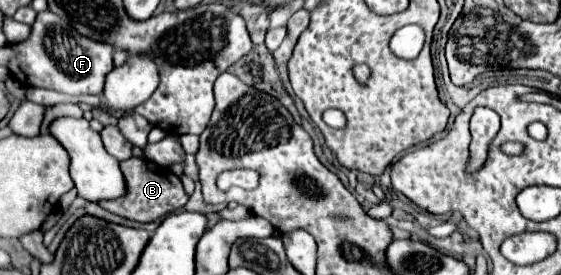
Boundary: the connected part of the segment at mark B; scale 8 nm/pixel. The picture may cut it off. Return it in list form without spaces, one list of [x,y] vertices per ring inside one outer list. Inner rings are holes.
[[[130,157],[120,163],[120,169],[124,173],[126,193],[114,201],[102,201],[102,207],[116,215],[128,217],[132,221],[148,223],[148,221],[154,221],[158,217],[164,217],[164,215],[182,208],[190,199],[180,183],[180,179],[172,171],[158,167],[152,161],[146,161],[142,157]]]

